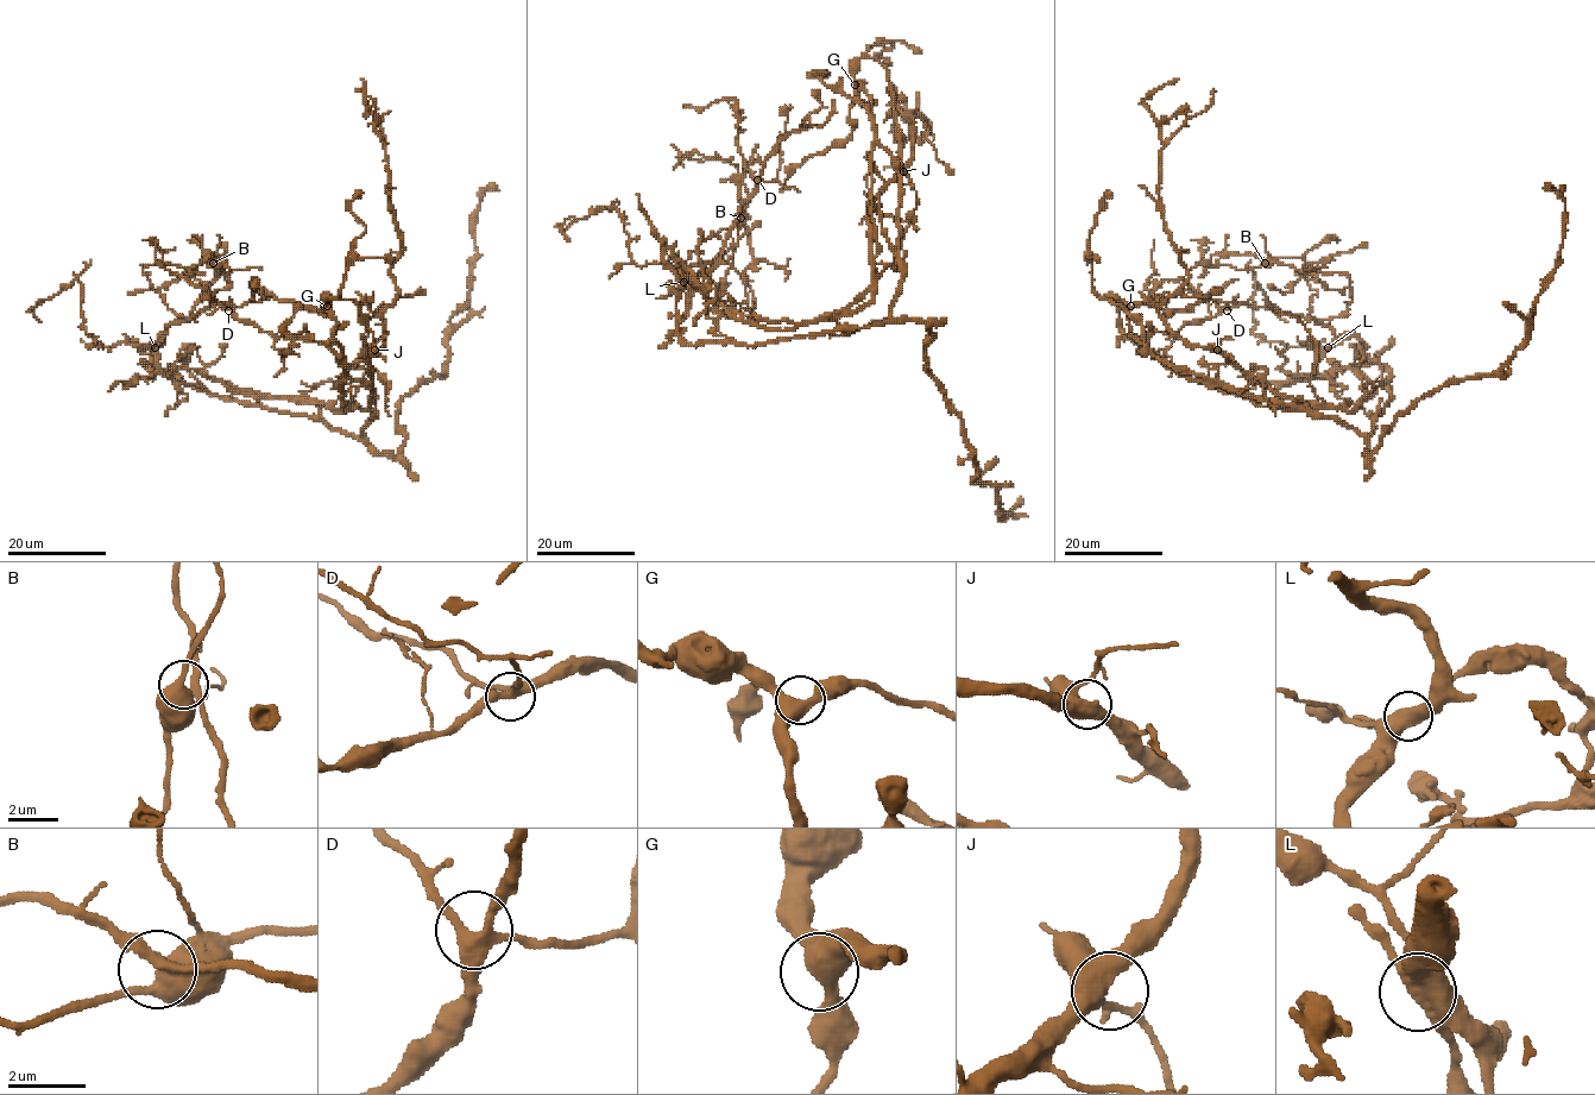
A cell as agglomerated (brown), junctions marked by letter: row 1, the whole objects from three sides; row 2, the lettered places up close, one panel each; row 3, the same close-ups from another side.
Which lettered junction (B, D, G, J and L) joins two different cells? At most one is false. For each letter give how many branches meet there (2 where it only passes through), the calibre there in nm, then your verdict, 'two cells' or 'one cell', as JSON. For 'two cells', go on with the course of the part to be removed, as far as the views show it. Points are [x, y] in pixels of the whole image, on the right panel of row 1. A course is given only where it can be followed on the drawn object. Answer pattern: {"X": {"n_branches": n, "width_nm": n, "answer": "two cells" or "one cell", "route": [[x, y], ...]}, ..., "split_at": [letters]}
{"B": {"n_branches": 3, "width_nm": 480, "answer": "one cell"}, "D": {"n_branches": 4, "width_nm": 340, "answer": "one cell"}, "G": {"n_branches": 3, "width_nm": 420, "answer": "one cell"}, "J": {"n_branches": 4, "width_nm": 500, "answer": "one cell"}, "L": {"n_branches": 4, "width_nm": 480, "answer": "two cells", "route": [[1328, 347], [1355, 335], [1391, 375], [1368, 458], [1425, 395], [1493, 376], [1564, 233], [1544, 182]]}, "split_at": ["L"]}

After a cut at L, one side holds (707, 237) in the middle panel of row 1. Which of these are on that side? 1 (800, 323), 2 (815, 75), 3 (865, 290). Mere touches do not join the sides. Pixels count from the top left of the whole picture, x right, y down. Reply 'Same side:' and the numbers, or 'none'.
Same side: 1, 3

